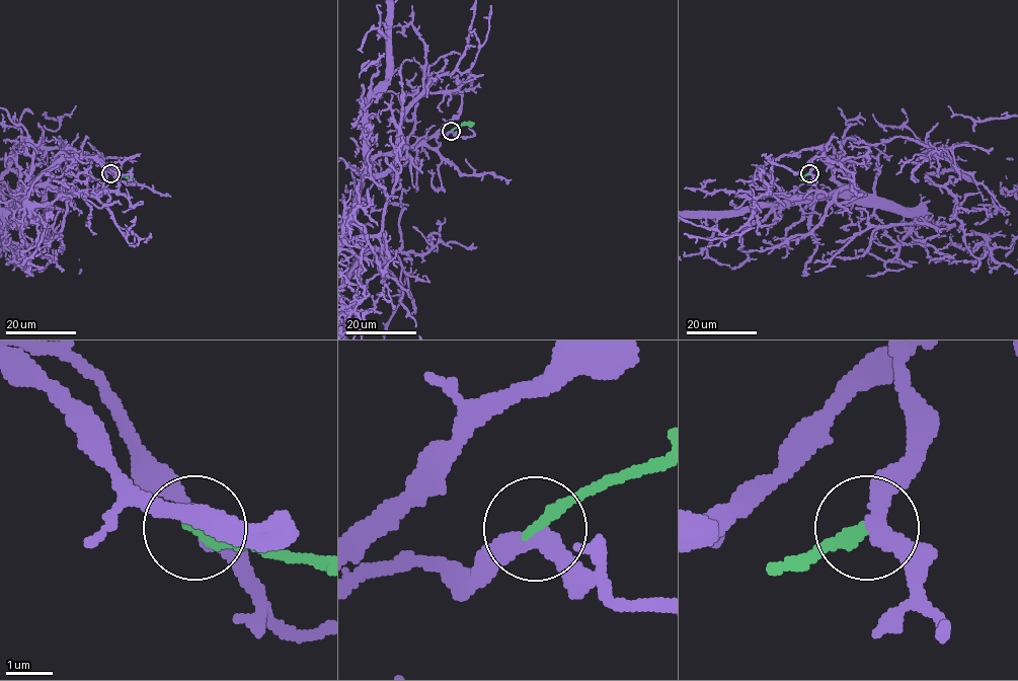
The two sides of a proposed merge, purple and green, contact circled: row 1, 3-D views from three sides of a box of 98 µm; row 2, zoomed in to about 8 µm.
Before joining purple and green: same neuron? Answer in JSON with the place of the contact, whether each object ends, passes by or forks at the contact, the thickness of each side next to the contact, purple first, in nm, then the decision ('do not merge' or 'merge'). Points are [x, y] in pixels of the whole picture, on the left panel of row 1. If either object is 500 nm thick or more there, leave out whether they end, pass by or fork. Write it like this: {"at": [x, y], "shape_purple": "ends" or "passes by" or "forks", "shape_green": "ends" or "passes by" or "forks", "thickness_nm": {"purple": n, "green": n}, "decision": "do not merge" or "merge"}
{"at": [110, 173], "shape_purple": "passes by", "shape_green": "ends", "thickness_nm": {"purple": 320, "green": 320}, "decision": "do not merge"}

